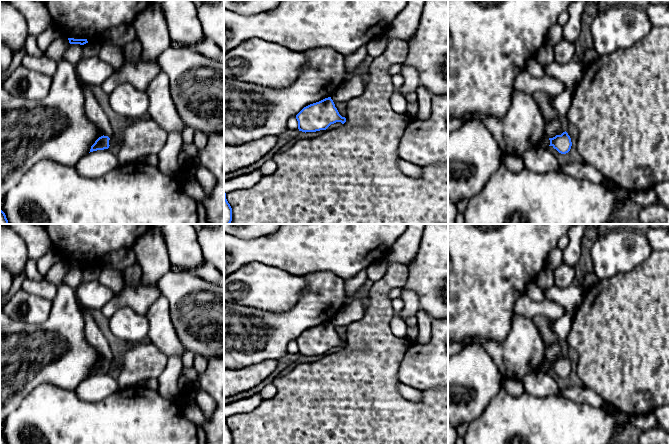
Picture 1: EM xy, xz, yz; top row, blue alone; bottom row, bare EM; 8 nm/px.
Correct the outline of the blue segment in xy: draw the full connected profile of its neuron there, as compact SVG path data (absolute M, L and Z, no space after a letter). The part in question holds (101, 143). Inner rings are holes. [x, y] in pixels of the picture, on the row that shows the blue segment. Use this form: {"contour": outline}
{"contour": "M101 136L99 137L95 143L91 146L90 152L97 151L97 150L104 150L109 148L109 140L108 136Z"}

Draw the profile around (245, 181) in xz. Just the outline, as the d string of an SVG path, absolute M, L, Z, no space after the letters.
M260 169L254 170L249 174L243 174L235 178L224 181L224 192L229 193L235 190L246 190L255 186L263 177Z

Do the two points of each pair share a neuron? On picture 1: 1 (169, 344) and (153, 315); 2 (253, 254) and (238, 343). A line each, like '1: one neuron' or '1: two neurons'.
1: one neuron
2: two neurons

